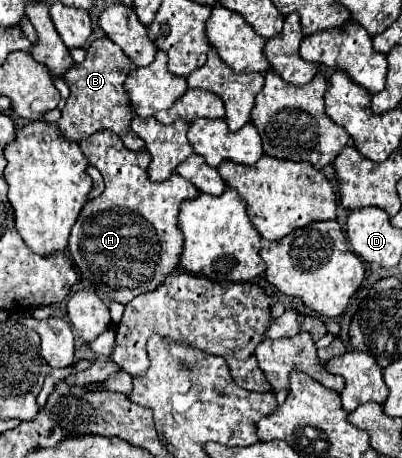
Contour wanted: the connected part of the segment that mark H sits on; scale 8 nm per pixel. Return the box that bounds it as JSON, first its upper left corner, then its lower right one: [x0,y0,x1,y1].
[68,129,200,305]

